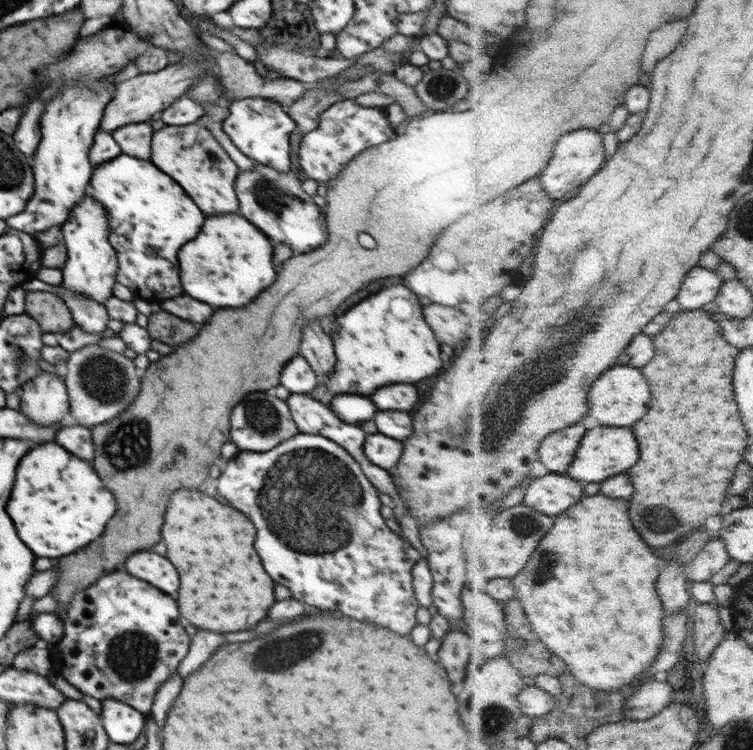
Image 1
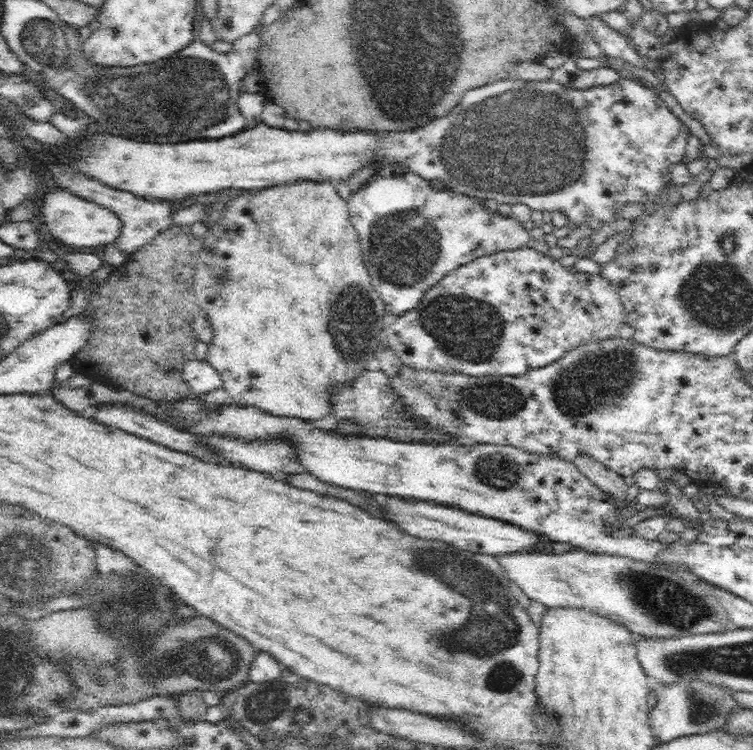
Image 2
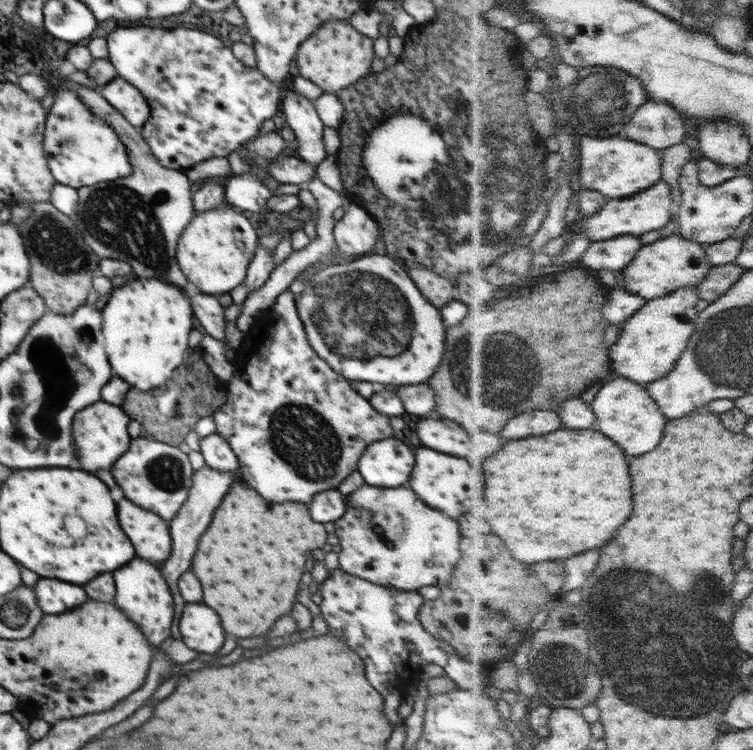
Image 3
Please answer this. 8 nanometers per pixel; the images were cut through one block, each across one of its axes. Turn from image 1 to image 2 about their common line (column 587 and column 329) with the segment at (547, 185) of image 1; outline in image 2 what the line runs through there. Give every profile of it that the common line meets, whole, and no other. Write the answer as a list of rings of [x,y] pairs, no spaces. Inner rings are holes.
[[[620,77],[616,82],[593,86],[587,89],[577,89],[572,87],[566,87],[558,81],[549,80],[498,80],[498,82],[492,82],[492,84],[486,84],[482,88],[476,88],[476,90],[470,90],[466,92],[466,96],[458,102],[458,106],[448,113],[448,116],[443,116],[434,120],[432,124],[424,126],[414,131],[341,131],[336,129],[312,129],[310,132],[305,133],[303,130],[287,131],[282,128],[270,128],[264,123],[258,124],[251,129],[242,130],[240,133],[227,136],[221,139],[202,139],[191,140],[188,142],[178,142],[178,144],[164,144],[164,142],[138,142],[138,140],[130,140],[130,138],[122,138],[122,136],[108,136],[104,140],[100,140],[98,144],[94,142],[93,138],[90,138],[82,148],[80,152],[84,154],[82,158],[76,158],[76,156],[70,156],[69,160],[76,160],[74,167],[80,168],[84,173],[92,175],[92,177],[100,178],[104,180],[104,183],[110,184],[110,186],[116,186],[116,188],[122,188],[122,190],[130,190],[138,197],[147,196],[153,197],[157,200],[167,200],[168,202],[176,199],[184,198],[184,196],[190,194],[207,194],[220,191],[224,188],[239,188],[242,190],[250,191],[262,191],[266,188],[274,187],[287,187],[294,186],[294,184],[300,183],[316,183],[316,184],[328,184],[334,185],[340,184],[340,182],[349,182],[350,178],[356,172],[372,171],[374,174],[382,172],[384,168],[396,167],[407,168],[412,174],[421,176],[424,180],[432,182],[432,184],[439,184],[442,186],[442,190],[456,192],[458,194],[464,194],[468,197],[472,196],[475,199],[479,197],[487,197],[493,199],[499,204],[508,204],[508,206],[516,206],[516,204],[523,204],[528,206],[532,211],[543,212],[560,212],[566,216],[568,220],[567,227],[571,230],[584,228],[588,226],[588,230],[592,232],[598,232],[602,230],[604,226],[608,224],[614,224],[617,220],[624,219],[624,212],[626,208],[634,208],[634,206],[642,206],[644,211],[649,211],[655,208],[655,203],[661,205],[662,196],[666,188],[672,185],[672,168],[678,166],[678,164],[684,164],[686,160],[686,146],[688,146],[688,138],[692,136],[688,126],[684,122],[680,121],[680,118],[666,106],[666,102],[660,98],[659,89],[649,85],[639,78]]]

